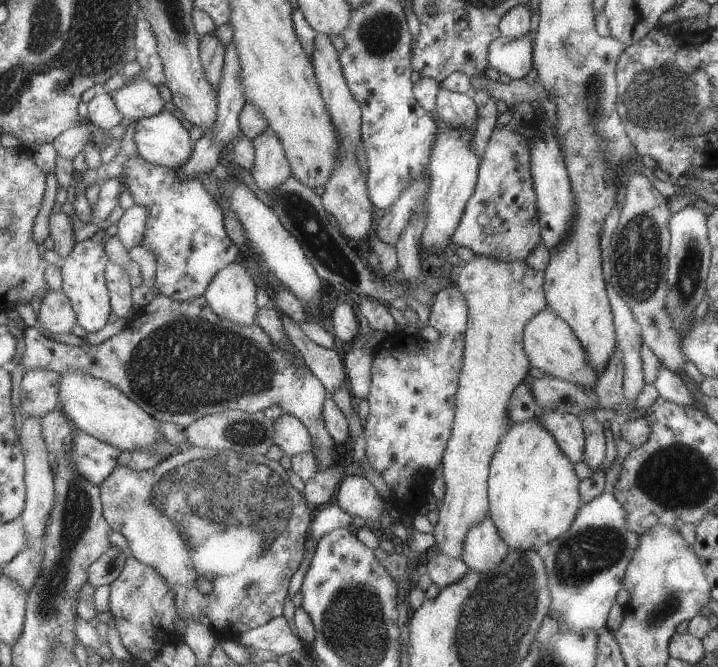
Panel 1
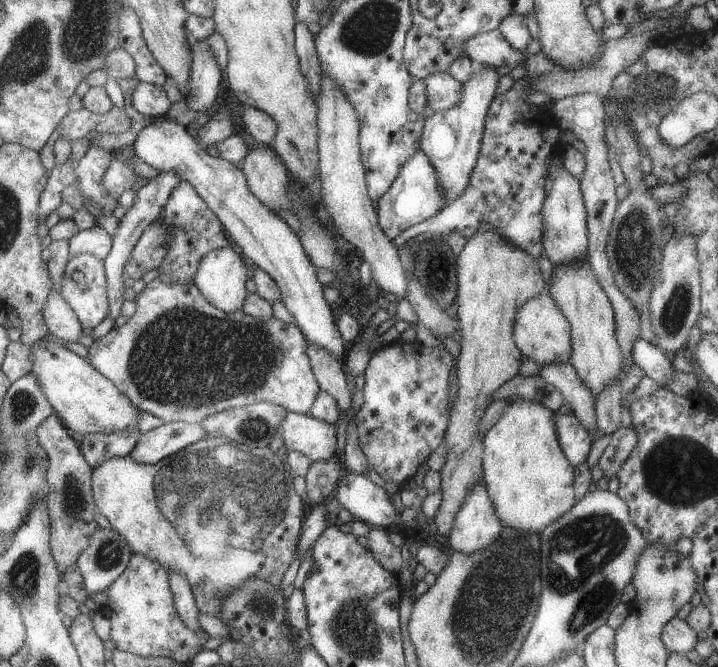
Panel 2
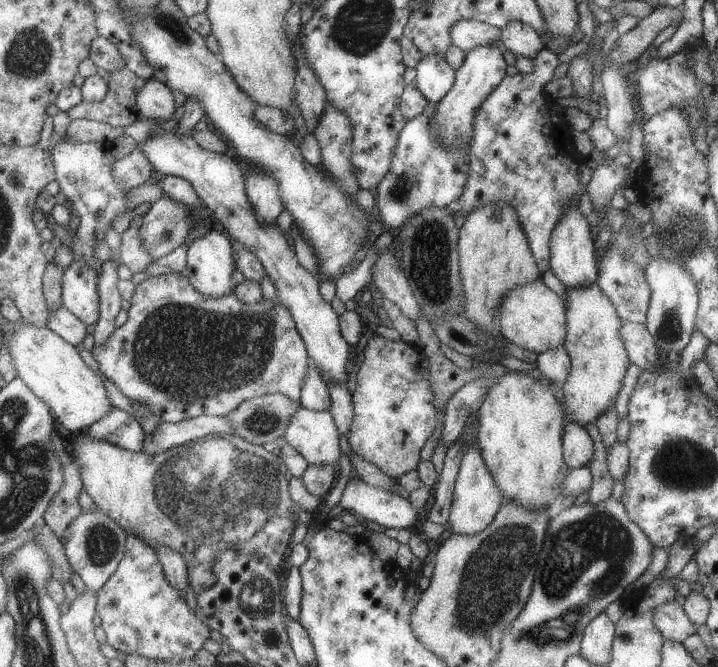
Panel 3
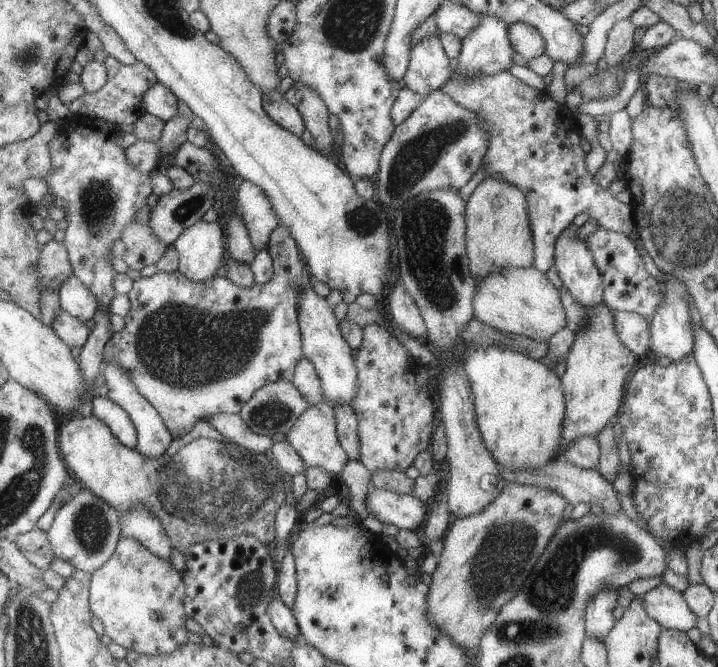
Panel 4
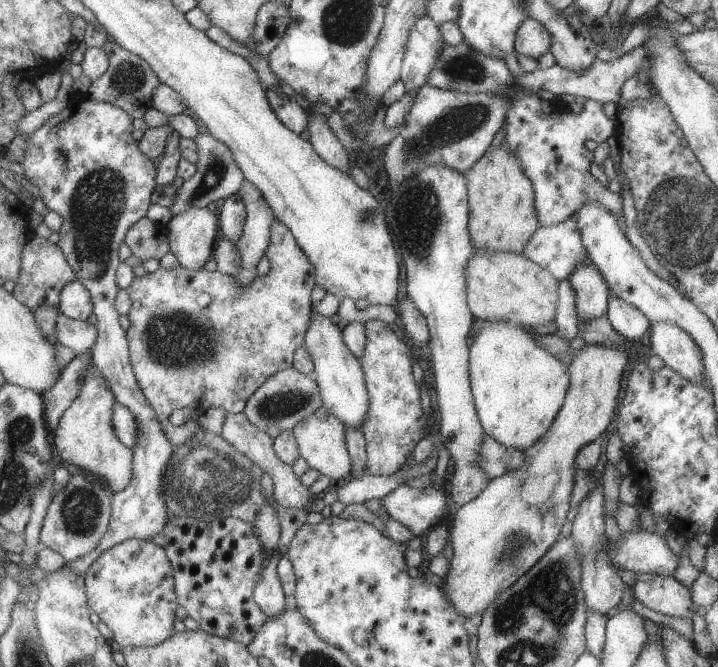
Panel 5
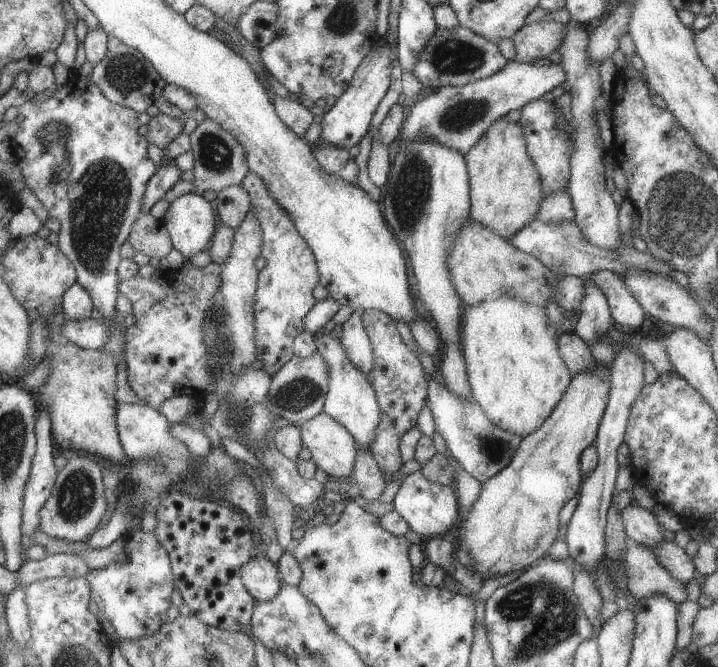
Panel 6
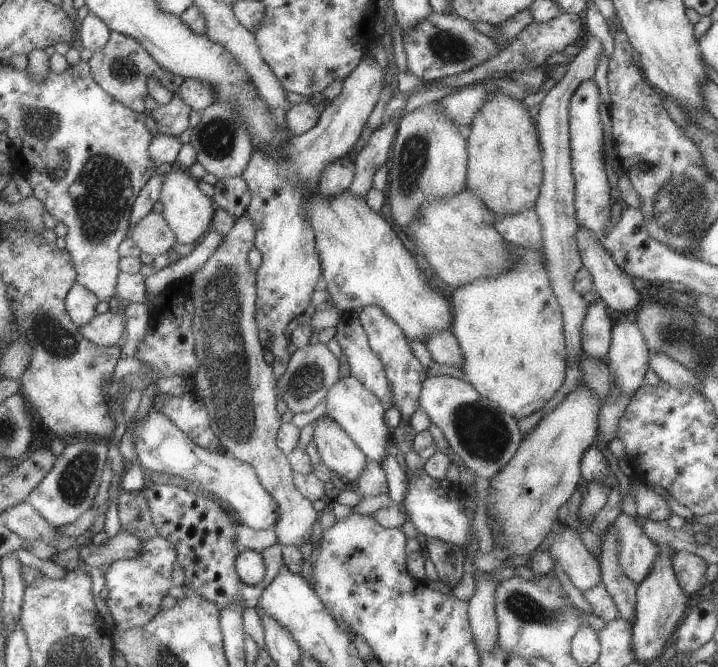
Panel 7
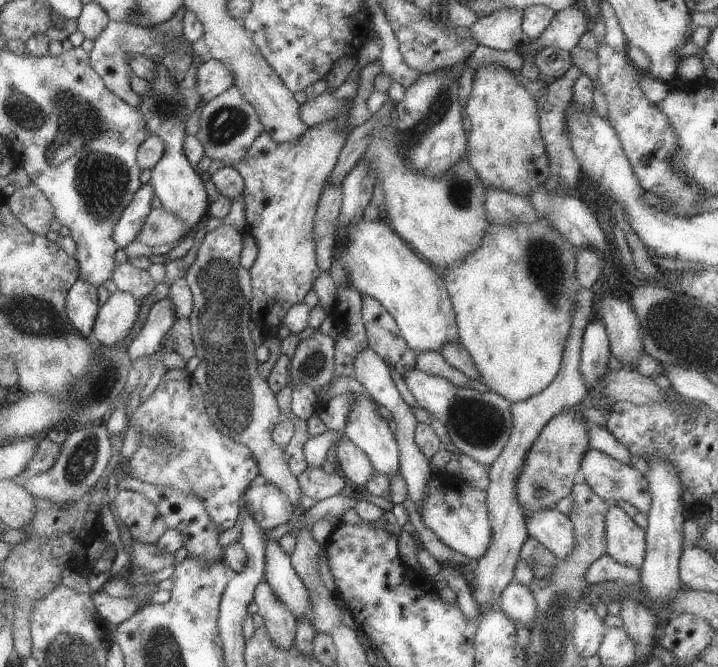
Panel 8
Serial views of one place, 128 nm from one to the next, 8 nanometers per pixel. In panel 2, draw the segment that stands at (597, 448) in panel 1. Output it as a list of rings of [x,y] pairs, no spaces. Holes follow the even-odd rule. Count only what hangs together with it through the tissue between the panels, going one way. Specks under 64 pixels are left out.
[[[570,362],[566,364],[544,364],[541,366],[539,375],[548,384],[558,388],[558,392],[568,402],[570,410],[576,415],[576,419],[588,430],[588,434],[594,436],[600,434],[598,422],[596,422],[594,394],[588,390],[588,386],[582,384],[576,370]]]

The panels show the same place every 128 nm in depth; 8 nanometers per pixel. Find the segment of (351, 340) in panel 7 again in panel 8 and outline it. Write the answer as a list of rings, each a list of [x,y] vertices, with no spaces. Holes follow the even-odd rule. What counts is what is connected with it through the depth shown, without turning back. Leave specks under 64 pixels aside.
[[[369,346],[360,351],[354,359],[354,378],[366,388],[368,394],[379,406],[383,406],[391,412],[393,420],[396,422],[396,430],[394,432],[396,432],[395,437],[397,438],[400,453],[399,473],[404,477],[410,500],[414,502],[419,512],[419,506],[427,495],[428,481],[431,480],[434,472],[431,470],[429,458],[422,454],[420,447],[415,441],[415,428],[419,420],[416,418],[413,408],[406,404],[404,399],[402,399],[402,394],[396,389],[396,383],[394,383],[390,375],[392,374],[390,369],[385,359],[377,355]]]

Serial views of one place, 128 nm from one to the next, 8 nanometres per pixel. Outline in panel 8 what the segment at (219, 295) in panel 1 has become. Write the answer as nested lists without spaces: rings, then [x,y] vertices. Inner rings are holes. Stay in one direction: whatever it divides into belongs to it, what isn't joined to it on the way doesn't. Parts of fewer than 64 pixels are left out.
[[[162,65],[157,66],[157,77],[148,97],[141,97],[143,104],[140,110],[144,115],[148,130],[152,135],[159,136],[165,144],[165,153],[161,161],[151,170],[150,182],[161,206],[173,213],[184,223],[186,235],[196,231],[200,223],[208,219],[209,196],[204,186],[200,171],[186,158],[183,144],[186,138],[186,121],[191,116],[187,111],[182,93],[177,82],[169,75],[169,70]]]

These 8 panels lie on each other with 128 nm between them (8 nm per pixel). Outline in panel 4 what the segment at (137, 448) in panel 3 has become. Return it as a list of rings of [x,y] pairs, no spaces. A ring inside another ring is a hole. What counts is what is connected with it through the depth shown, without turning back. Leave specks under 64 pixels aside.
[[[94,396],[91,402],[91,412],[108,428],[116,439],[127,448],[136,449],[137,432],[130,416],[110,398]]]

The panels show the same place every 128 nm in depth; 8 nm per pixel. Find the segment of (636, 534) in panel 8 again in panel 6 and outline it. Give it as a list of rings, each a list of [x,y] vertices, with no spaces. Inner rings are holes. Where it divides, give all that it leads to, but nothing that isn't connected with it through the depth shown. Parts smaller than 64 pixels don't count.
[[[629,542],[624,562],[624,574],[628,590],[637,600],[664,594],[680,605],[687,600],[687,588],[680,580],[673,578],[650,548]]]

